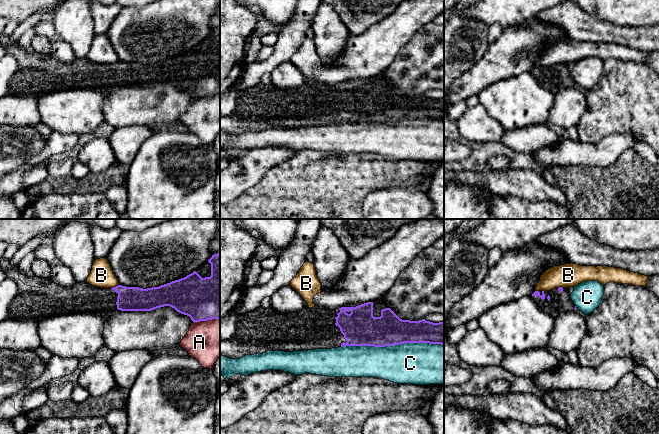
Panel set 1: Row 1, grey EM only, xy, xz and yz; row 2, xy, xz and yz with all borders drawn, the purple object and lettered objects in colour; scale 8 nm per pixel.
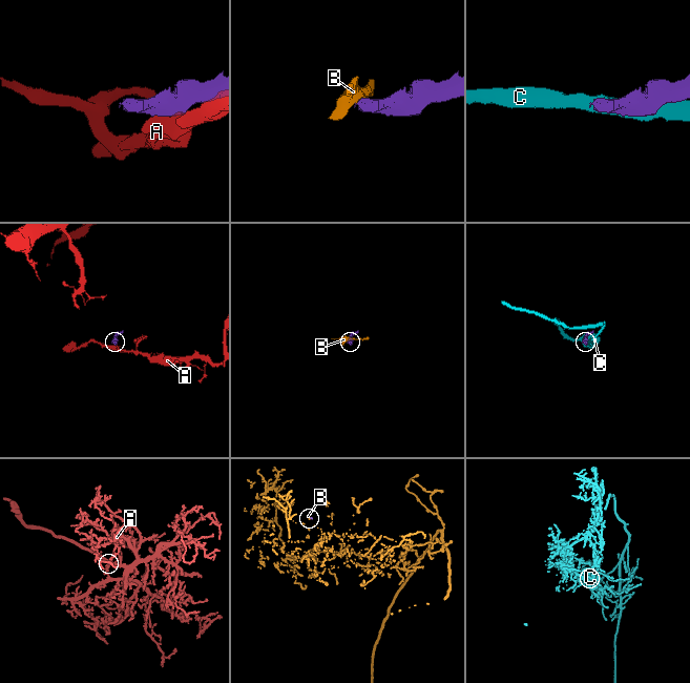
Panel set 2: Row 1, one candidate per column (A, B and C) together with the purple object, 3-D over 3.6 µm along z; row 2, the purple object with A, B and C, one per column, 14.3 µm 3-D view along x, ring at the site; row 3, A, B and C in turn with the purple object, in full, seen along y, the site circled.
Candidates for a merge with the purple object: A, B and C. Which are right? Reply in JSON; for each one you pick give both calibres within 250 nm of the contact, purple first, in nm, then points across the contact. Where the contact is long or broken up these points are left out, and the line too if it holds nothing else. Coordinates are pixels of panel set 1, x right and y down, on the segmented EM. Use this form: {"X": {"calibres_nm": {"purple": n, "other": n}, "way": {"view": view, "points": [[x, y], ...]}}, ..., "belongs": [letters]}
{"belongs": []}

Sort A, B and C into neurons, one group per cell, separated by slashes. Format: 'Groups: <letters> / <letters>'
Groups: A / B / C

